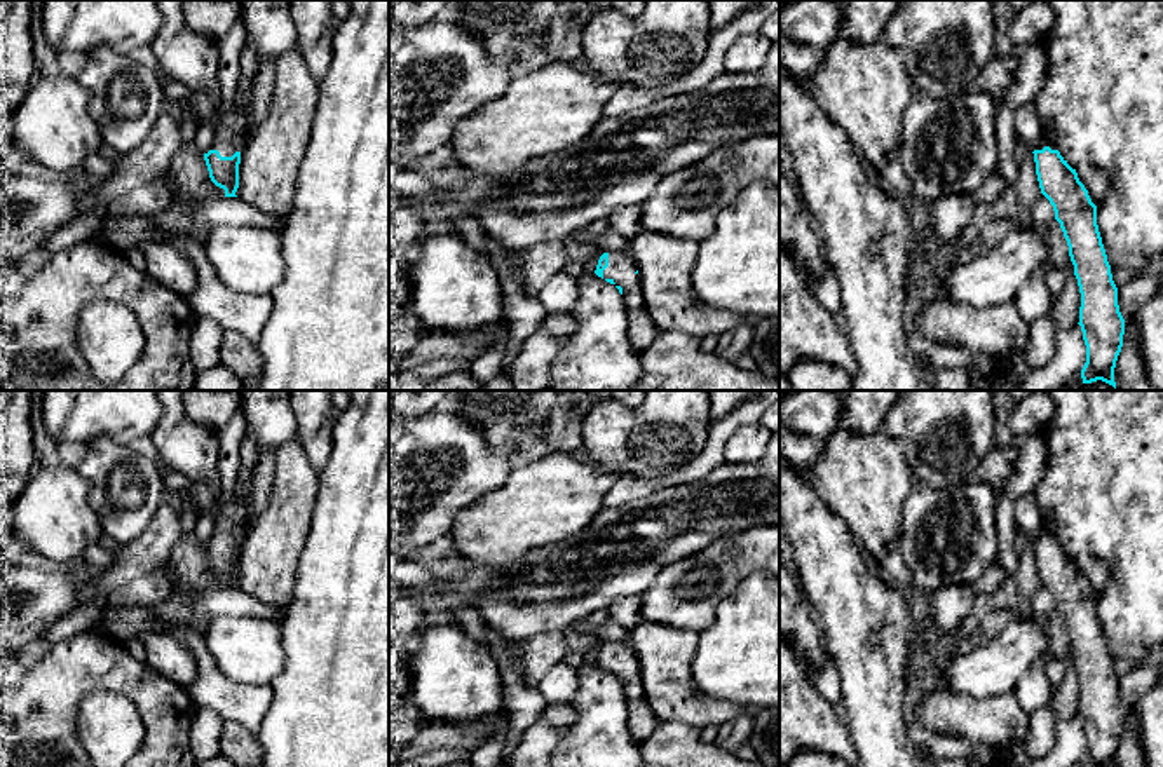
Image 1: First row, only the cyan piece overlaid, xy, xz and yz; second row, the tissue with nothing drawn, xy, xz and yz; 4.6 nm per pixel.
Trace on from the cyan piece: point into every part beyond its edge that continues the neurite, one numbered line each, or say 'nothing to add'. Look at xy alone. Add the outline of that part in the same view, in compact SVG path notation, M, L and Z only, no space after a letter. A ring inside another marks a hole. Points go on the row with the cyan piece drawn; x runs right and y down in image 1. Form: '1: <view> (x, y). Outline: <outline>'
1: xy (231, 136). Outline: M244 42L241 51L241 77L237 98L232 110L220 120L214 141L209 150L218 150L221 157L232 157L246 146L246 113L253 98L253 84L262 64L255 49Z

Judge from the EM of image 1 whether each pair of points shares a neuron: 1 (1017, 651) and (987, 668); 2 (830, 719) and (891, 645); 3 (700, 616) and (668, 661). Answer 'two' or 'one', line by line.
1: one
2: two
3: two

